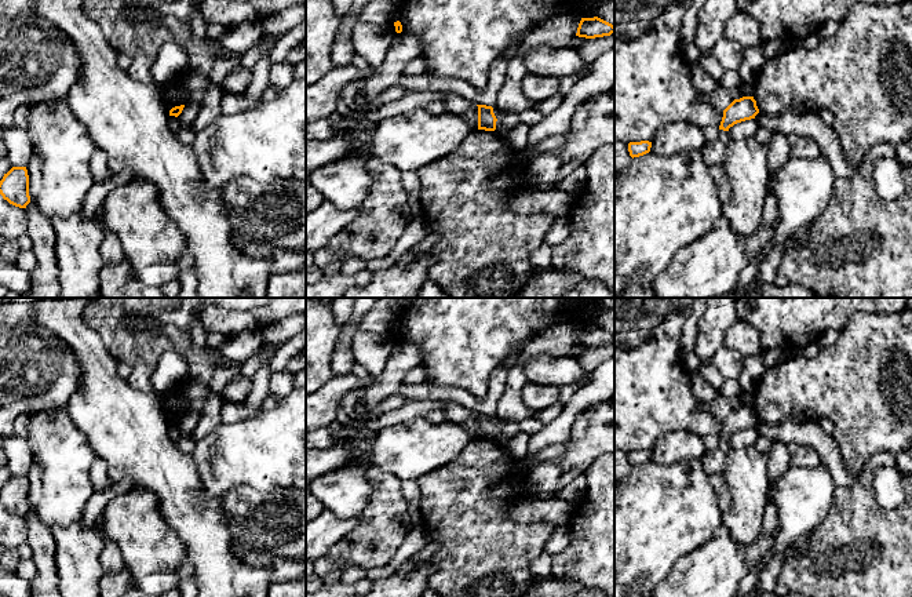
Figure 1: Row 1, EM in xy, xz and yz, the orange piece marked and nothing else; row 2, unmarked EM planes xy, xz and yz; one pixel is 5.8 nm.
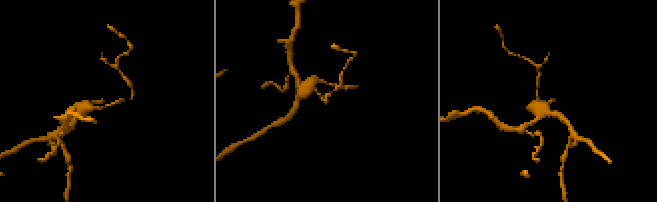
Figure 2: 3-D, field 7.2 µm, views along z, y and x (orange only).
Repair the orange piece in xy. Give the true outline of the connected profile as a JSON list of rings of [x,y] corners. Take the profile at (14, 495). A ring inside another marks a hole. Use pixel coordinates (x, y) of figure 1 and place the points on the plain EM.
[[[12,476],[0,489],[0,503],[10,513],[26,517],[30,512],[26,476]]]

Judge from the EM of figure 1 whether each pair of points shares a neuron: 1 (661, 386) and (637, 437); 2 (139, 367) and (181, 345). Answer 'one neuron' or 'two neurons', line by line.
1: one neuron
2: two neurons

